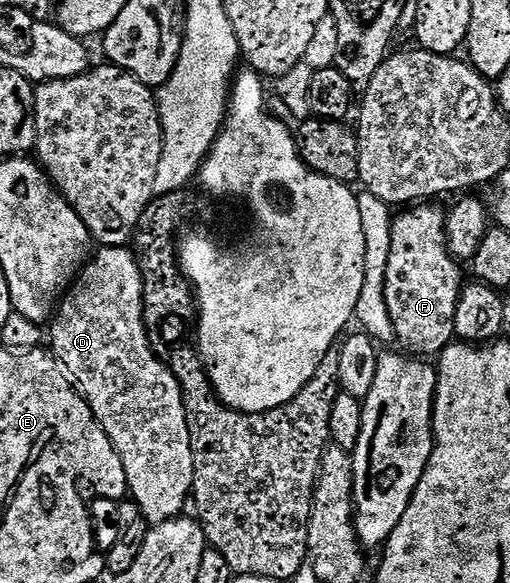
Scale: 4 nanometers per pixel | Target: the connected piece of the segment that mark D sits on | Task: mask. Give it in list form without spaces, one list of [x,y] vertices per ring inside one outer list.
[[[104,247],[99,250],[100,254],[93,256],[80,270],[75,281],[65,292],[54,316],[51,318],[52,346],[50,352],[60,362],[65,373],[74,382],[77,390],[82,394],[84,402],[90,407],[90,411],[96,417],[96,422],[104,428],[110,443],[116,449],[117,455],[122,459],[122,467],[126,471],[128,480],[127,492],[131,500],[135,501],[140,509],[140,515],[149,526],[155,527],[164,521],[175,521],[181,516],[184,504],[189,504],[192,484],[194,483],[194,455],[192,454],[192,440],[190,439],[190,427],[188,416],[184,406],[184,390],[180,388],[178,379],[172,373],[171,368],[163,360],[156,358],[153,342],[148,340],[148,326],[144,324],[144,275],[141,262],[135,252],[128,247]]]

